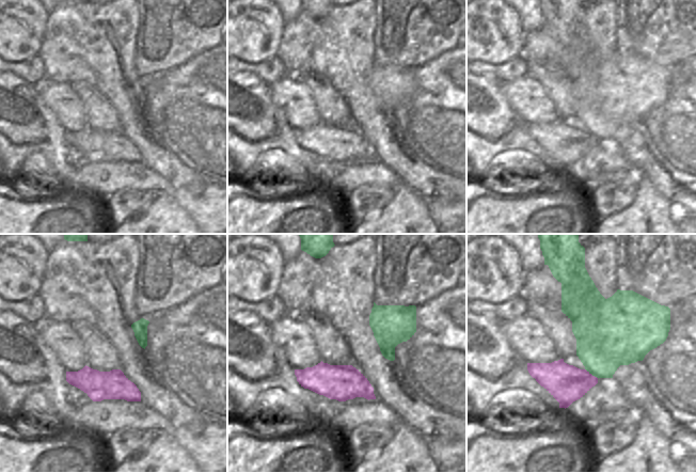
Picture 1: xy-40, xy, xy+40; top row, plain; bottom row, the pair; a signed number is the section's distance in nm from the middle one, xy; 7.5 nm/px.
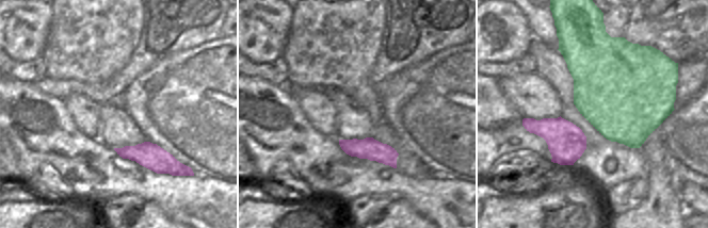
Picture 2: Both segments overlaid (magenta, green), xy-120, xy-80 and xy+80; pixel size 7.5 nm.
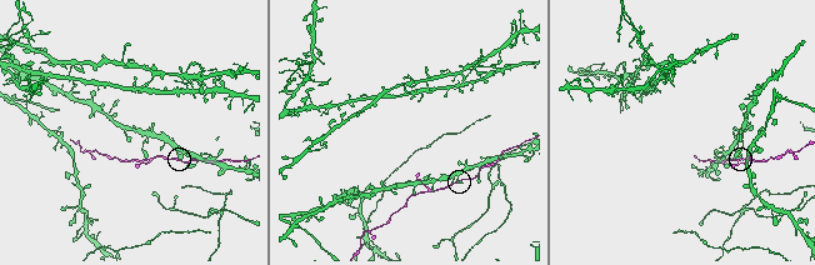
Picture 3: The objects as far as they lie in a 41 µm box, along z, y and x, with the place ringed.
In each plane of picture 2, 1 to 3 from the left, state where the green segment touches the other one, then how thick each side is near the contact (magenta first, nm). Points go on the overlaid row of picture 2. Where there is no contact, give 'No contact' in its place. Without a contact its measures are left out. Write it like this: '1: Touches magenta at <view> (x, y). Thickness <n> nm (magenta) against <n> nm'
1: No contact
2: No contact
3: No contact

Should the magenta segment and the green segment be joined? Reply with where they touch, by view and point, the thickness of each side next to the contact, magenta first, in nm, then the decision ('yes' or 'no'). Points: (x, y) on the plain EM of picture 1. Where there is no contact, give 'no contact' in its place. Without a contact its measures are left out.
xy+40 (590, 135) | 280/400 nm | no

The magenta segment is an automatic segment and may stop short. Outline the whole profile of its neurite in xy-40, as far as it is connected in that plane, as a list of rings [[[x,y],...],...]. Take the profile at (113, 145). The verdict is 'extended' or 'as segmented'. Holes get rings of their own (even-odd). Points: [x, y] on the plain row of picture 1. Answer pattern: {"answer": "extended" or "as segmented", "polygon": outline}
{"answer": "as segmented", "polygon": [[[85,126],[78,132],[66,132],[66,142],[86,154],[93,162],[141,162],[141,153],[121,130],[99,132]]]}

